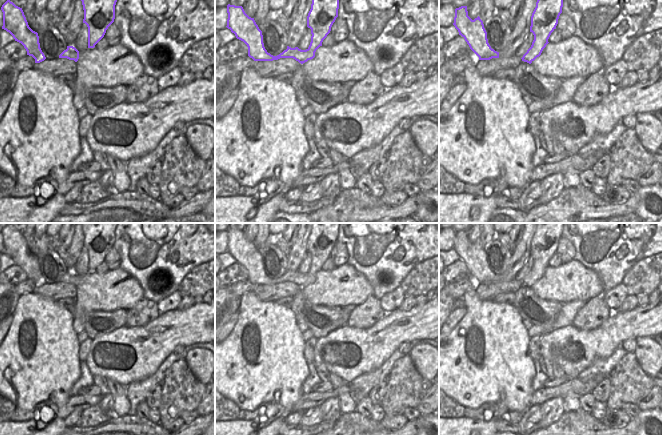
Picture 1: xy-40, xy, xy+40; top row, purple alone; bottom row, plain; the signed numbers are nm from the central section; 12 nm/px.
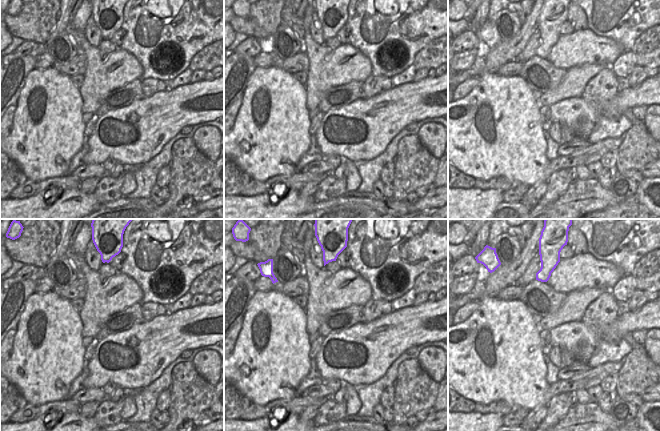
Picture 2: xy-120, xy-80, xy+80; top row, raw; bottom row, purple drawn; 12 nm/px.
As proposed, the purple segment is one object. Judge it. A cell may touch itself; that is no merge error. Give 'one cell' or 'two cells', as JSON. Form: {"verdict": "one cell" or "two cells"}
{"verdict": "one cell"}

